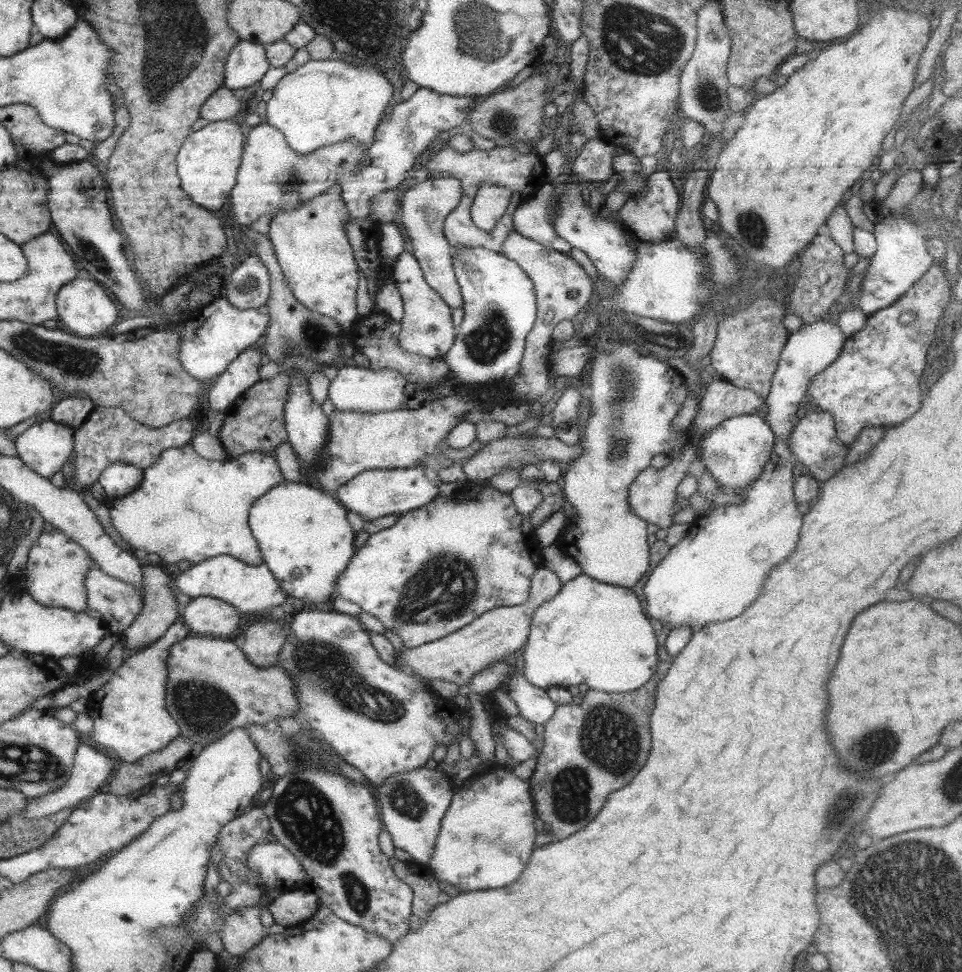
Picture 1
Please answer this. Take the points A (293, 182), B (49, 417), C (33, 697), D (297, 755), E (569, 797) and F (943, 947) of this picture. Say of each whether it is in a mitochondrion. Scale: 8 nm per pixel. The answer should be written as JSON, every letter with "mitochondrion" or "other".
{"A":"mitochondrion","B":"other","C":"other","D":"mitochondrion","E":"mitochondrion","F":"mitochondrion"}

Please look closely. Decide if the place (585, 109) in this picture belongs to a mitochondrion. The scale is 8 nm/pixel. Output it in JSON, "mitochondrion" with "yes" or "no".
{"mitochondrion":"no"}

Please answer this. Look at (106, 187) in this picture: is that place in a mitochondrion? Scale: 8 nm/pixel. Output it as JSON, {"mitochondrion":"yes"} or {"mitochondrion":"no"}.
{"mitochondrion":"no"}

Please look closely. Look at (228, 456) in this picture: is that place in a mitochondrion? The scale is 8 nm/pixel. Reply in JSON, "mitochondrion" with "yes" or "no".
{"mitochondrion":"no"}

